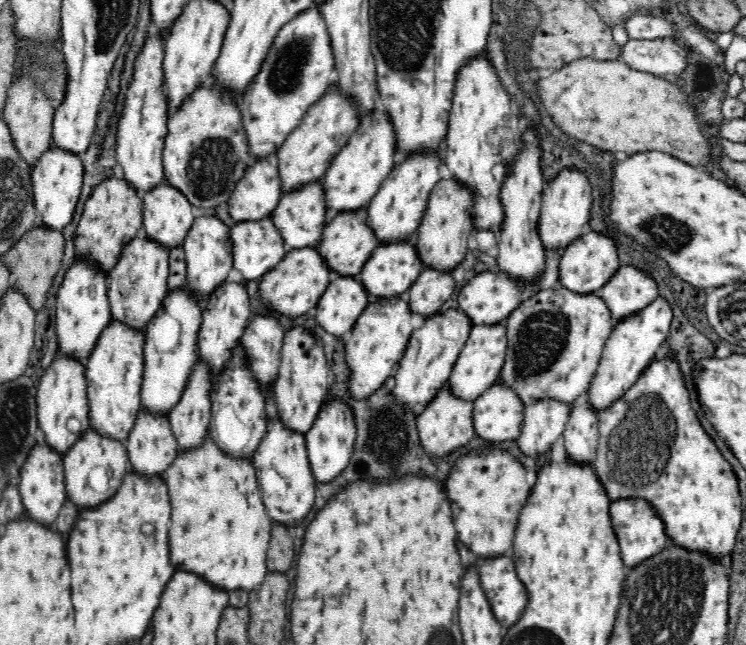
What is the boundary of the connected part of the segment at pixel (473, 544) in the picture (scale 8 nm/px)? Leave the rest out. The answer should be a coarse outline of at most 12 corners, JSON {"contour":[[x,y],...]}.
{"contour":[[472,452],[446,496],[480,560],[512,548],[530,498],[524,466]]}

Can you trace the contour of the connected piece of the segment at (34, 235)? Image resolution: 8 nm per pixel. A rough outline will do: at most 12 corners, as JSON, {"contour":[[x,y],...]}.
{"contour":[[38,226],[1,263],[42,316],[62,266],[64,237]]}

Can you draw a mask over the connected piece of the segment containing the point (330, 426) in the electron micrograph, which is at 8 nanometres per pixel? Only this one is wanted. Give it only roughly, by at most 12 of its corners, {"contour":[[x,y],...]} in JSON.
{"contour":[[327,397],[305,434],[310,472],[332,484],[348,466],[356,429]]}

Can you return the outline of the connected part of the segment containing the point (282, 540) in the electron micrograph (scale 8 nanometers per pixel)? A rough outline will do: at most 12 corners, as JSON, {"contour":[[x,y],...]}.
{"contour":[[273,526],[267,552],[270,574],[294,566],[294,543],[286,528]]}

